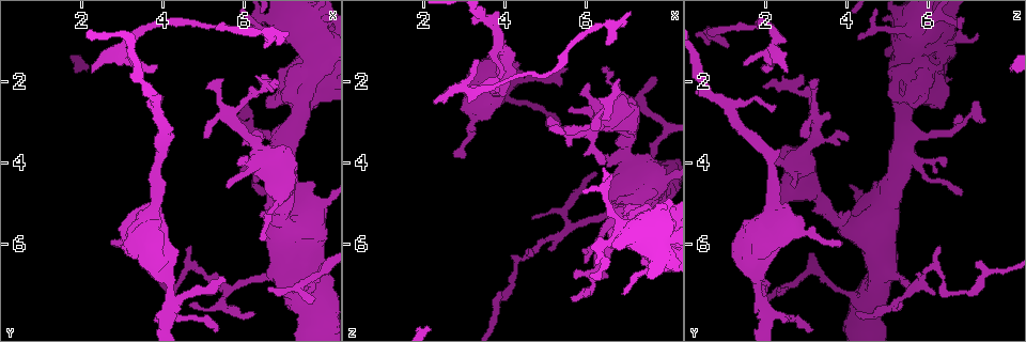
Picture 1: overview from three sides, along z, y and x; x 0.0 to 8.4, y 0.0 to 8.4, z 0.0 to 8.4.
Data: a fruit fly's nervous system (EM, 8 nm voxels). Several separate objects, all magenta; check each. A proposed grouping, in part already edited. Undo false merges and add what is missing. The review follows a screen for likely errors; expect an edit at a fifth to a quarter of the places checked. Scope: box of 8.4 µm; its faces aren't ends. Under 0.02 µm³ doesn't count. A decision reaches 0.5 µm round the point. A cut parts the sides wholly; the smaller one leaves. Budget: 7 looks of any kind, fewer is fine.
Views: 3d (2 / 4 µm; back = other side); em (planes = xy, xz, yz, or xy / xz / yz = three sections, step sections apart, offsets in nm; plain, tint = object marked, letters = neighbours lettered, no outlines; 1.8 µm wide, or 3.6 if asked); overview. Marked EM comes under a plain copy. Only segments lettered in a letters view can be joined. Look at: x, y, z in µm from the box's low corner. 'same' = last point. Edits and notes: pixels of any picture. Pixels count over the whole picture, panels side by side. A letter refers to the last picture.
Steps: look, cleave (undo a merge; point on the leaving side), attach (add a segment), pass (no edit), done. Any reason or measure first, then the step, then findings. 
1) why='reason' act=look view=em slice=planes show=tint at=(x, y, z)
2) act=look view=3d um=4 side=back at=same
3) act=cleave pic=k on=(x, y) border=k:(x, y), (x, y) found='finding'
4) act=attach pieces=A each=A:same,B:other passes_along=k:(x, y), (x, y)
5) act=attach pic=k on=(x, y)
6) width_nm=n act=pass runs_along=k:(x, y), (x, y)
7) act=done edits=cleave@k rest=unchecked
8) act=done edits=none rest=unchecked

why='thin end' act=look view=em um=3.6 slice=xz step=16 show=letters at=(5.50, 1.95, 3.30)

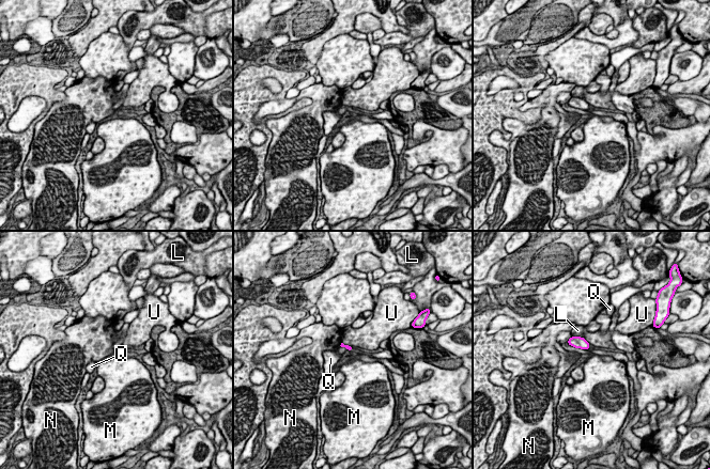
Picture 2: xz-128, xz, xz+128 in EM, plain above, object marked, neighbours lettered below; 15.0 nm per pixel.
why='cut it another way' act=look view=em um=3.6 slice=planes show=letters at=same

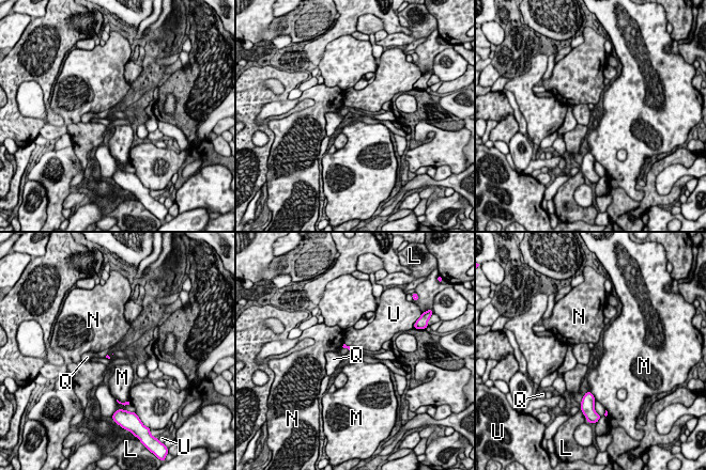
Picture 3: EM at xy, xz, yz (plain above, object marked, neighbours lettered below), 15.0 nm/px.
act=pass each=L:other,M:other,N:other,Q:other,U:other found='no lettered segment goes on from it'

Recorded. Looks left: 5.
why='branch stops here' act=look view=em slice=planes show=tint at=(6.50, 1.25, 1.05)

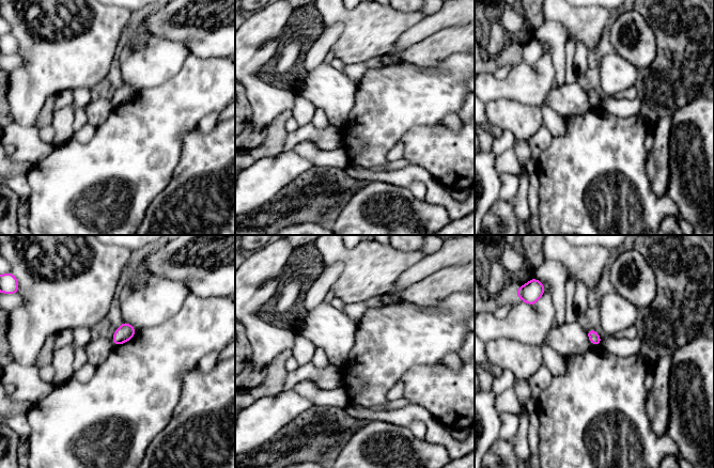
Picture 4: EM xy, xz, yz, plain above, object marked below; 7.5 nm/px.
act=look view=em slice=planes show=letters at=same

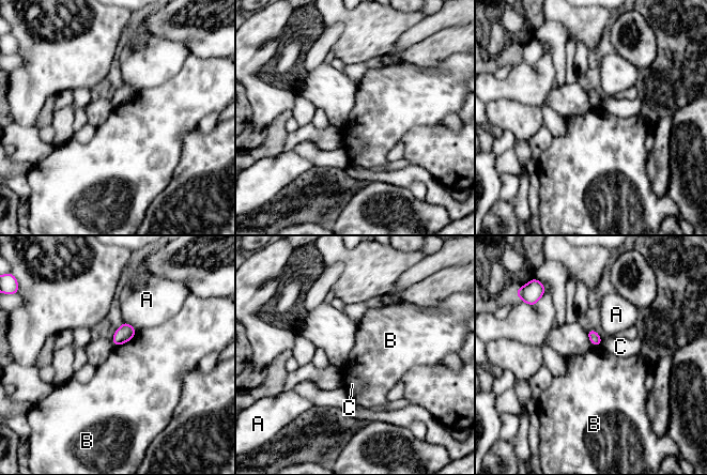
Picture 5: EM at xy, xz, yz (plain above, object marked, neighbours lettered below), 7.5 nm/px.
act=pass each=A:other,B:other,C:other border=5:(137, 331), (128, 340), (114, 347) found='no lettered segment goes on from it'

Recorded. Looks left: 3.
why='calibre changes' act=look view=3d um=4 at=(7.85, 0.65, 6.25)

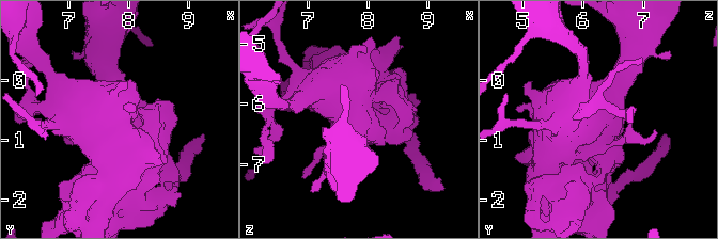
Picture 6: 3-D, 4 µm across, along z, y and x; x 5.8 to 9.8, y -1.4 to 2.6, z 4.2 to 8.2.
why='shape alone is not enough' act=look view=em um=3.6 slice=yz step=8 show=tint at=(7.75, 0.60, 6.25)

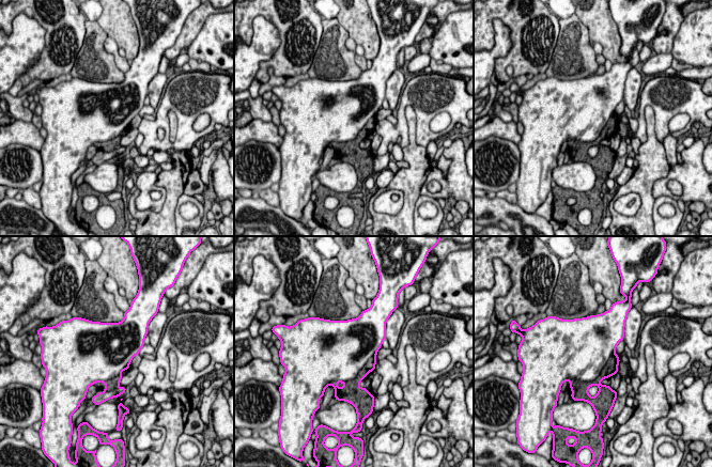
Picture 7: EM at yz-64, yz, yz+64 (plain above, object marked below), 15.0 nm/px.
why='another direction' act=look view=em um=3.6 slice=planes show=letters at=same

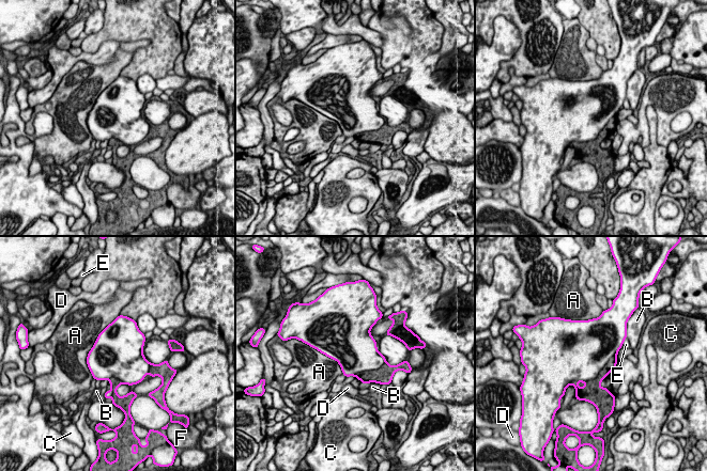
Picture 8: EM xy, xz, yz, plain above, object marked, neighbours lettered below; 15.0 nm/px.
act=cleave pic=8 on=(611, 365) each=A:other,B:other,C:other,D:other,E:other,F:other part_leaving=8:(613, 360), (605, 372), (588, 386) found='two cells meet here'

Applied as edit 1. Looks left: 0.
act=done edits=cleave@8 rest=unchecked

